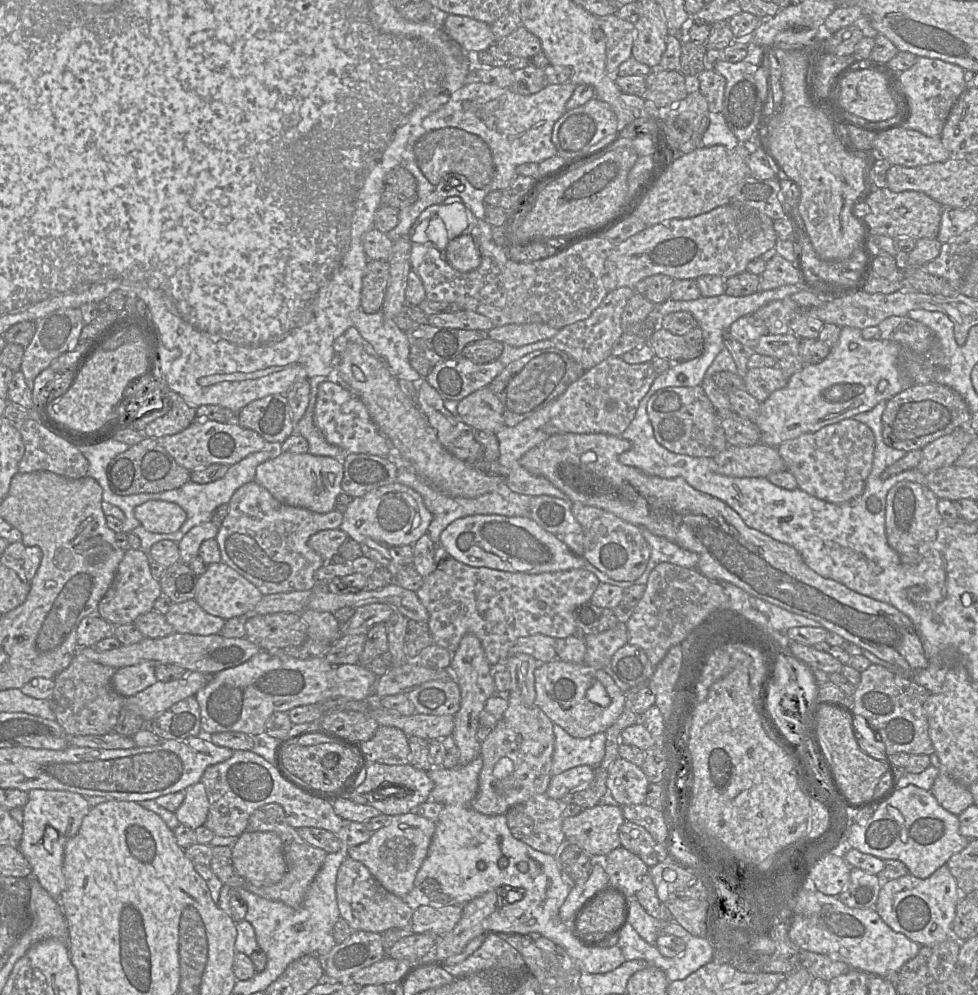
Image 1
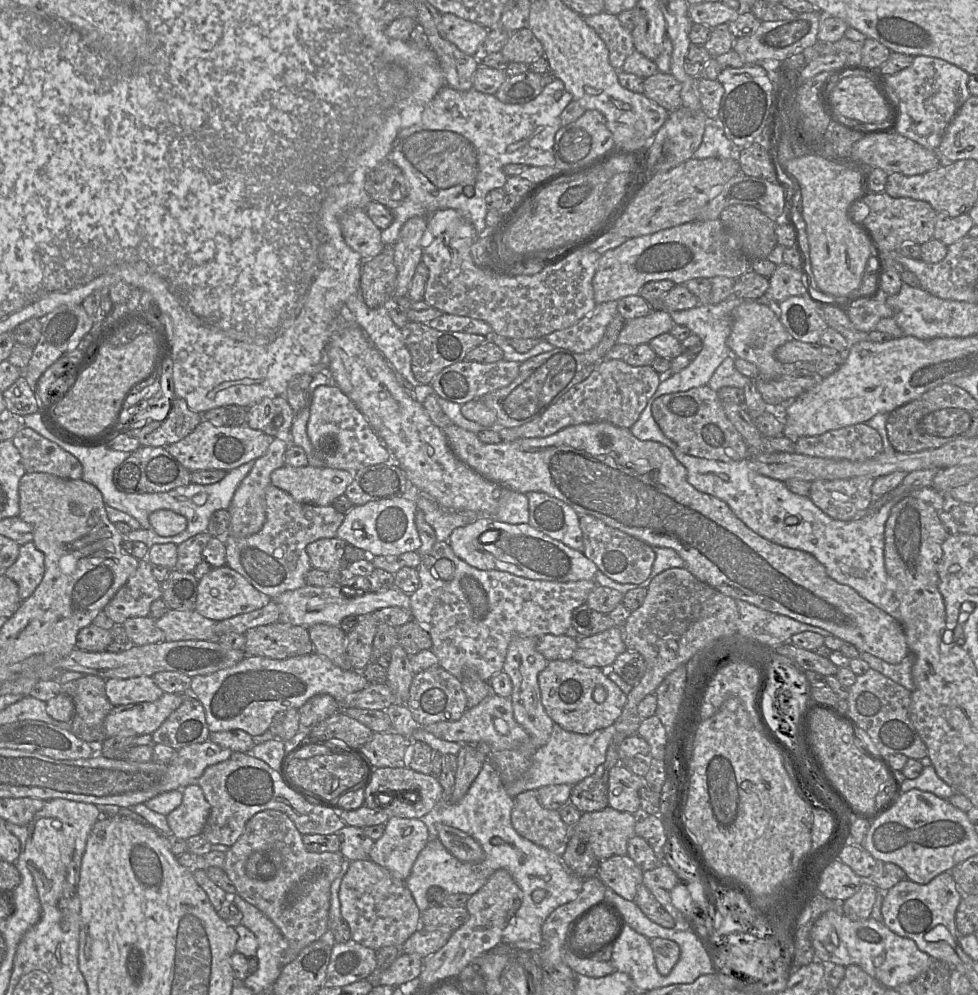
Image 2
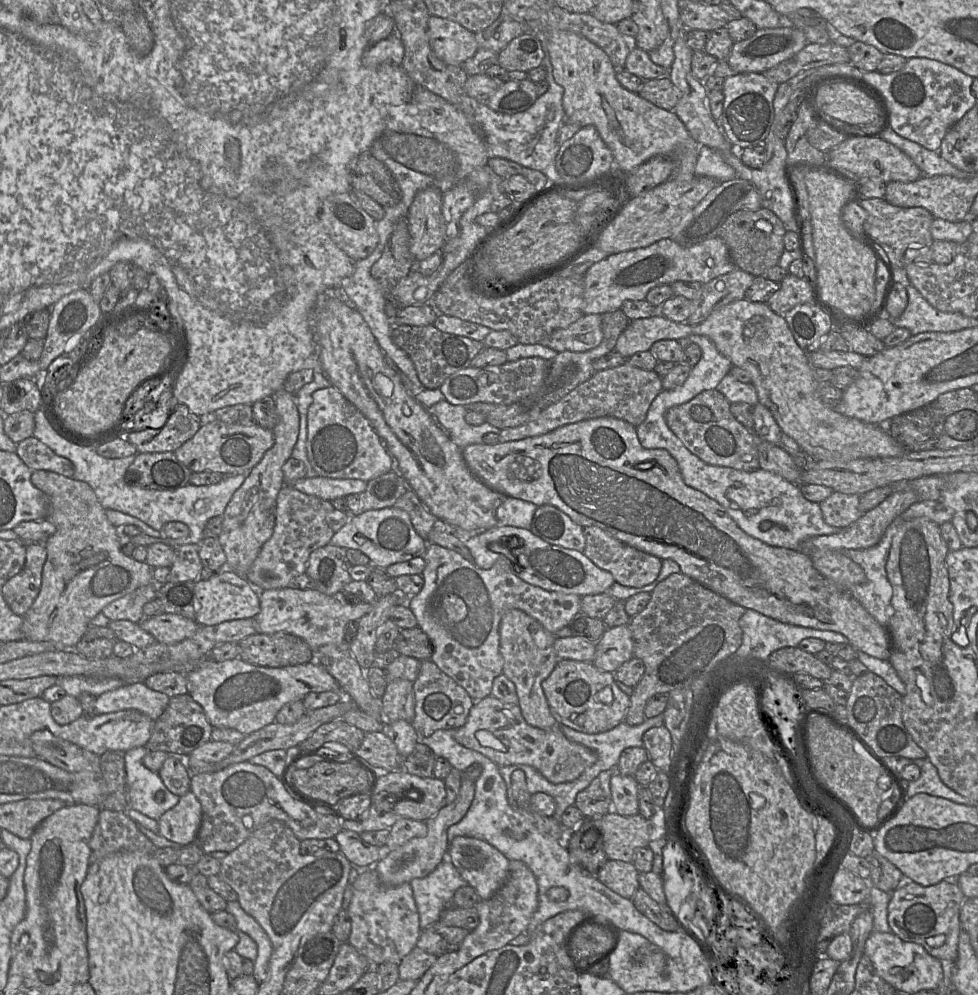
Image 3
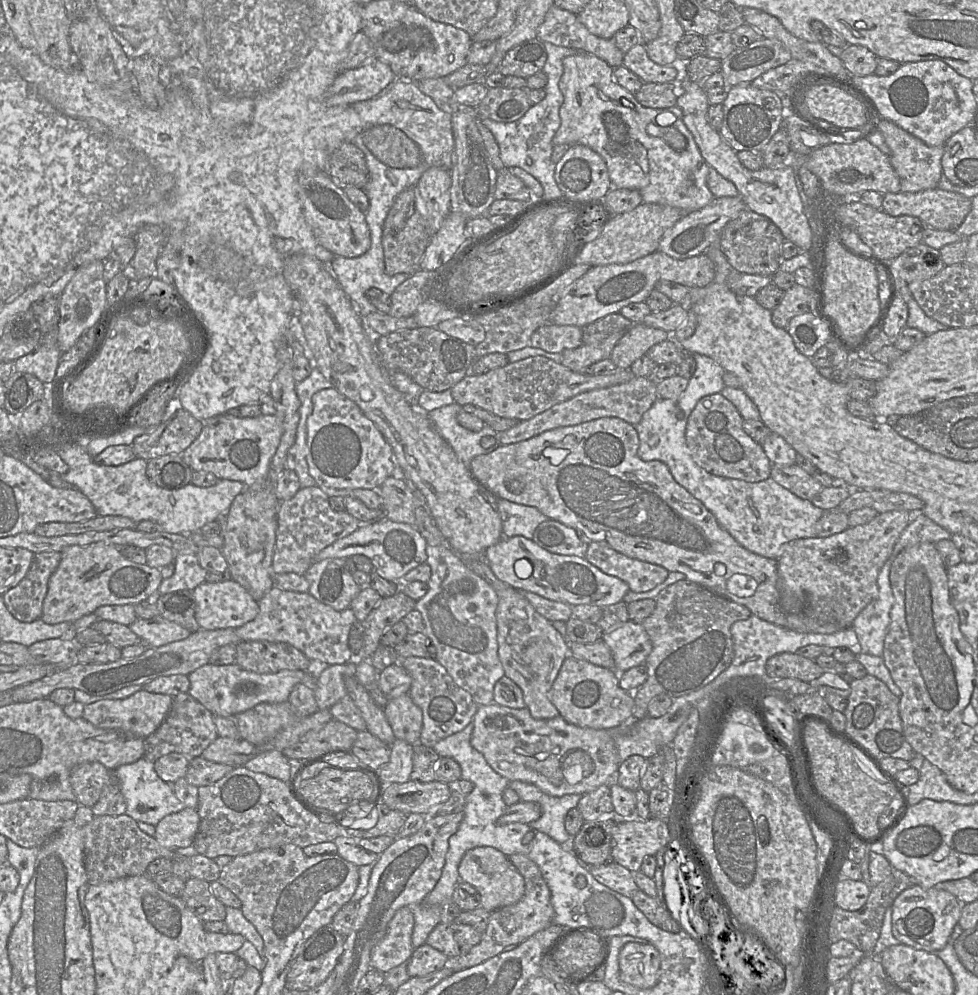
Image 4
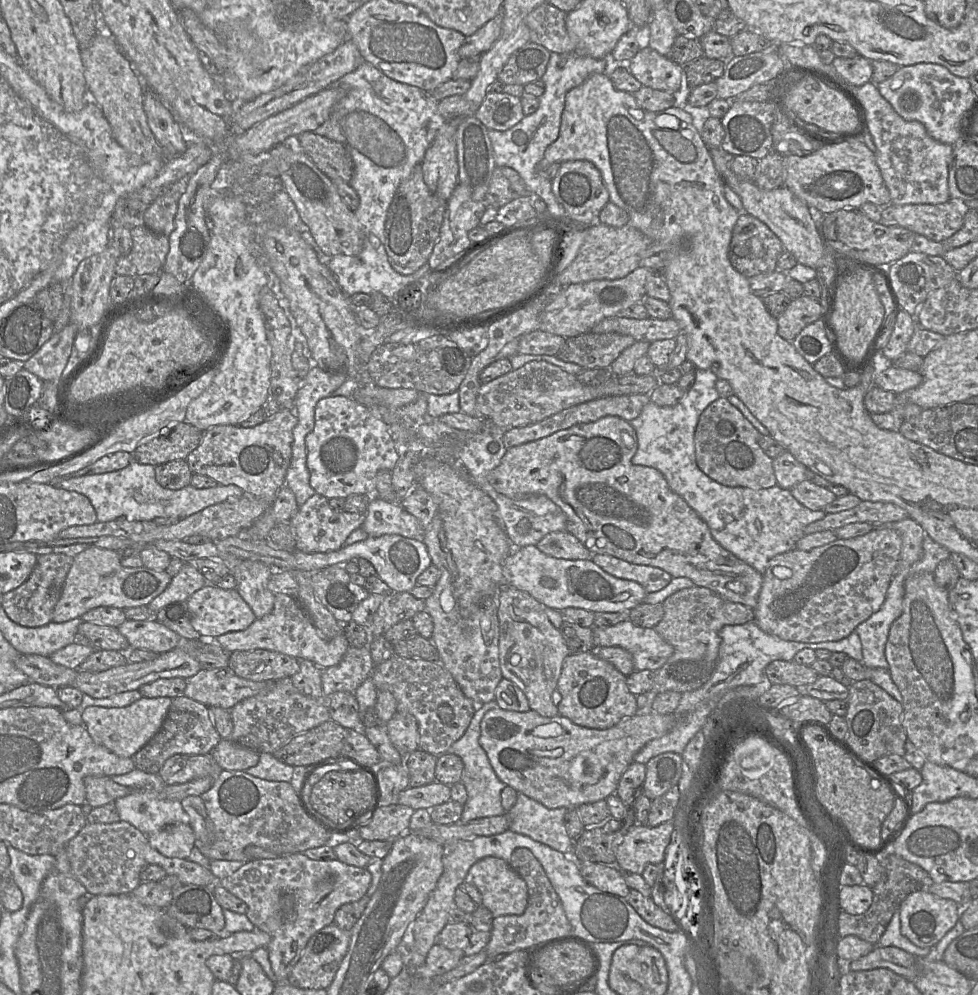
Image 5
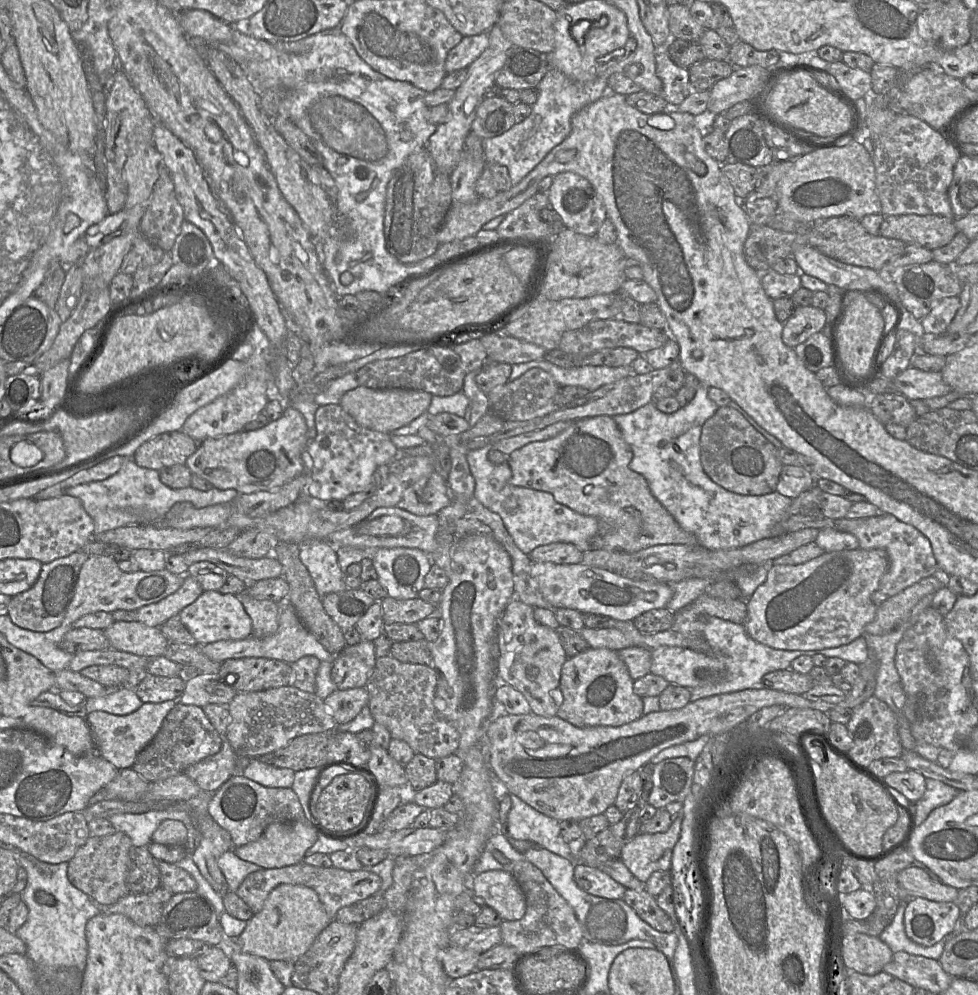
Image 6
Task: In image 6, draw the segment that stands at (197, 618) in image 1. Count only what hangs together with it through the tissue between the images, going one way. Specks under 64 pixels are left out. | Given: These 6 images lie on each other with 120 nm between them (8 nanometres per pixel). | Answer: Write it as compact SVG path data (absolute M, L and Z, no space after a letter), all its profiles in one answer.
M139 621L114 622L103 632L109 648L146 658L162 656L169 644L159 628Z

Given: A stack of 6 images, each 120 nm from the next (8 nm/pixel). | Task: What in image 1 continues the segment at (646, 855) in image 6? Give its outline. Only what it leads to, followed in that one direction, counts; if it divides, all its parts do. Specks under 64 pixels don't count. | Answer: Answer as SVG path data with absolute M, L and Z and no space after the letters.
M606 800L583 809L576 816L565 817L562 829L567 842L573 842L590 856L602 859L621 846L619 830L625 821L622 808Z

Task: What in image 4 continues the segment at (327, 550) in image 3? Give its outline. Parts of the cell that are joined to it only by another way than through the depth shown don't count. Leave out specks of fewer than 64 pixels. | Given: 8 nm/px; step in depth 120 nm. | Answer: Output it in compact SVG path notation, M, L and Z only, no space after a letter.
M345 558L313 562L304 576L309 583L308 593L337 611L350 607L361 589L348 570Z

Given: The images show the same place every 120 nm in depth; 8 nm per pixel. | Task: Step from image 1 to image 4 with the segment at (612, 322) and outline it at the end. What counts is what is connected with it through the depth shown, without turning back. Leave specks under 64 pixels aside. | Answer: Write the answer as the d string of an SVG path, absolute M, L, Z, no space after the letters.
M553 323L539 327L530 337L529 346L550 353L563 353L582 344L582 328L573 325L558 326Z

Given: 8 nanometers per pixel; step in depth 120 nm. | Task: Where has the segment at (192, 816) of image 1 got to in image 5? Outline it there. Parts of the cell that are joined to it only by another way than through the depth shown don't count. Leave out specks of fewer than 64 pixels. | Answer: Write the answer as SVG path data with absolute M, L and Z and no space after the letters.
M173 823L146 836L151 847L169 858L188 859L195 846L194 831L190 824Z

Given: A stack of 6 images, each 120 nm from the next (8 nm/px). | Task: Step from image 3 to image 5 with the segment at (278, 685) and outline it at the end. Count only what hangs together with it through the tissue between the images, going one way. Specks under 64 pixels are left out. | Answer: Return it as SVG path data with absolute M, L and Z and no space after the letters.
M228 668L203 670L186 680L184 696L207 707L230 710L238 702L265 691L273 682L255 682L236 676Z

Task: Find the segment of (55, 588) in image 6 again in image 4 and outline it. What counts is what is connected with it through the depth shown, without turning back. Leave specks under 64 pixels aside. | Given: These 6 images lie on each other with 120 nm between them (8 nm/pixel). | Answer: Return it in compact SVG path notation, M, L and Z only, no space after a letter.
M61 552L34 553L26 576L2 595L7 609L16 619L32 622L41 618L48 582L60 561Z

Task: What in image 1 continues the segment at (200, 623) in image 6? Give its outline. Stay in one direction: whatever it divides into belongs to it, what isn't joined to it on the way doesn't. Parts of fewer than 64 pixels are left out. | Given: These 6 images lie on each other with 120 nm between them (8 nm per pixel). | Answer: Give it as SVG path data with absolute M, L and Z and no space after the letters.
M221 561L208 565L205 573L198 576L194 599L207 613L227 621L234 617L248 616L262 597L263 594L255 585Z

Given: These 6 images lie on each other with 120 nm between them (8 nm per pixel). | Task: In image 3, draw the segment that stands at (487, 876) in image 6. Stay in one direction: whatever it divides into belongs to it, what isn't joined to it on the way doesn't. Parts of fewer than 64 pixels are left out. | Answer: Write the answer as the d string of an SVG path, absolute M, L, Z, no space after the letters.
M457 836L450 842L448 854L480 900L491 898L508 878L510 860L484 840Z

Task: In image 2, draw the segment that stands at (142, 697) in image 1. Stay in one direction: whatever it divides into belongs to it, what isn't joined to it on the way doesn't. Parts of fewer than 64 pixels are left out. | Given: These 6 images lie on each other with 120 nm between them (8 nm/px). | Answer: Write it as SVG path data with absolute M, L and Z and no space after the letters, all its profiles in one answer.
M163 693L162 696L154 702L143 702L114 707L104 719L105 738L115 736L124 730L131 730L136 735L151 735L167 717L181 705L186 694L188 693Z

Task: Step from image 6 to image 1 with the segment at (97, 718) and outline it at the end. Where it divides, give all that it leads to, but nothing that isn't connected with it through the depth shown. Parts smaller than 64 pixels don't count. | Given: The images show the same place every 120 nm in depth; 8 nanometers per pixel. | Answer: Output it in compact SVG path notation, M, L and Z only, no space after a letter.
M147 663L120 668L112 677L112 686L125 698L134 696L158 681L154 671L154 665Z

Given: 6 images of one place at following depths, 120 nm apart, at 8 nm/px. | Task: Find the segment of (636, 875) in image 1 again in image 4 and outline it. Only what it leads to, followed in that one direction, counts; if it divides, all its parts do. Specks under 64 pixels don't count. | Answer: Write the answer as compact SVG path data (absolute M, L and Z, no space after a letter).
M616 862L589 867L588 870L599 883L628 898L631 898L639 890L632 872Z

